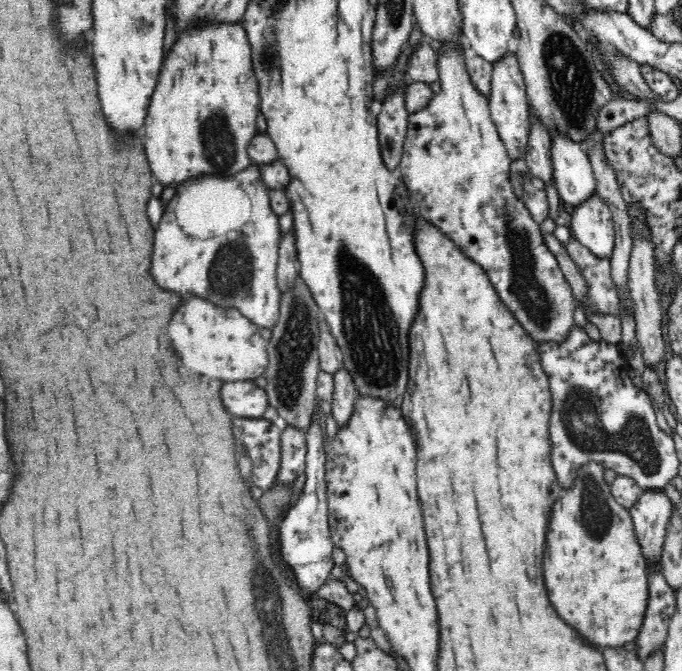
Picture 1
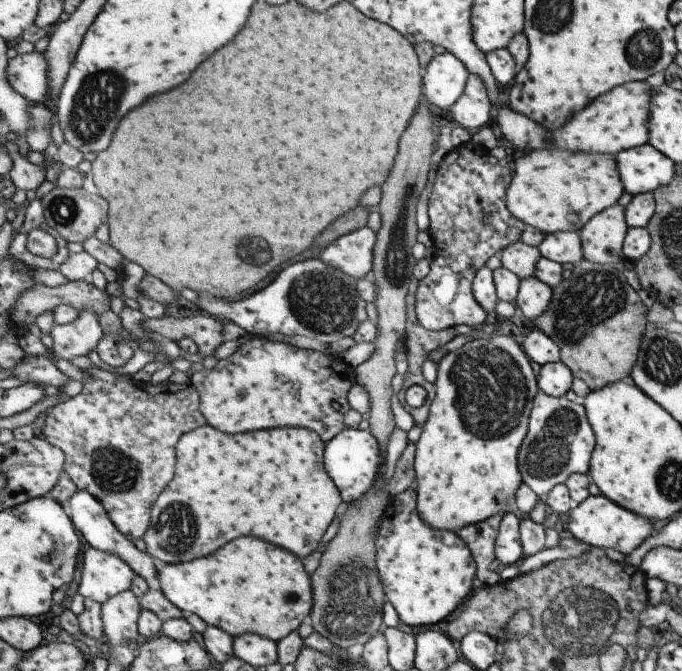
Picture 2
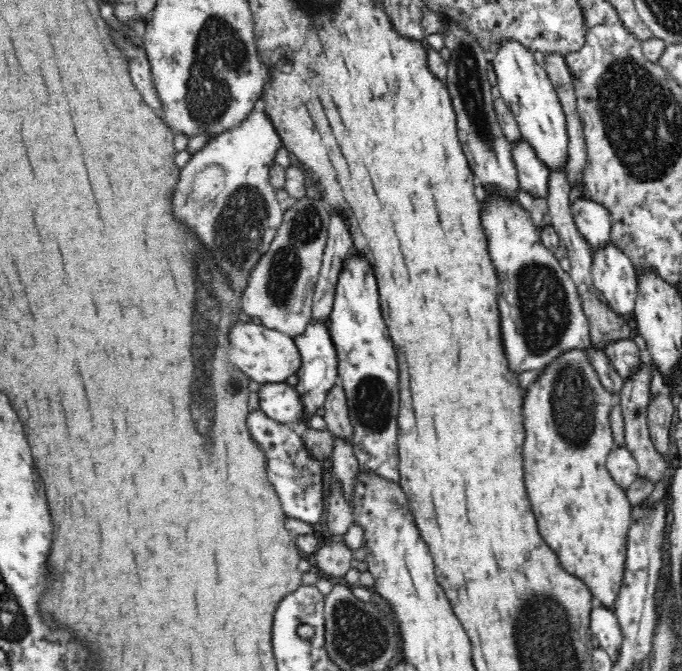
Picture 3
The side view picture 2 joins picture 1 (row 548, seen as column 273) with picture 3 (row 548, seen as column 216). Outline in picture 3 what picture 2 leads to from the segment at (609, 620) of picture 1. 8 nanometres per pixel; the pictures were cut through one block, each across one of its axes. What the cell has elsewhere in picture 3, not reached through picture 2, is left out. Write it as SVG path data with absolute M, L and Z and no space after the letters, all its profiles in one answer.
M572 348L556 355L534 378L520 405L524 438L523 478L538 530L554 548L563 567L587 584L592 596L614 608L624 570L627 534L631 526L631 506L625 490L612 478L605 465L608 453L616 447L610 424L615 398L602 384L584 349Z

